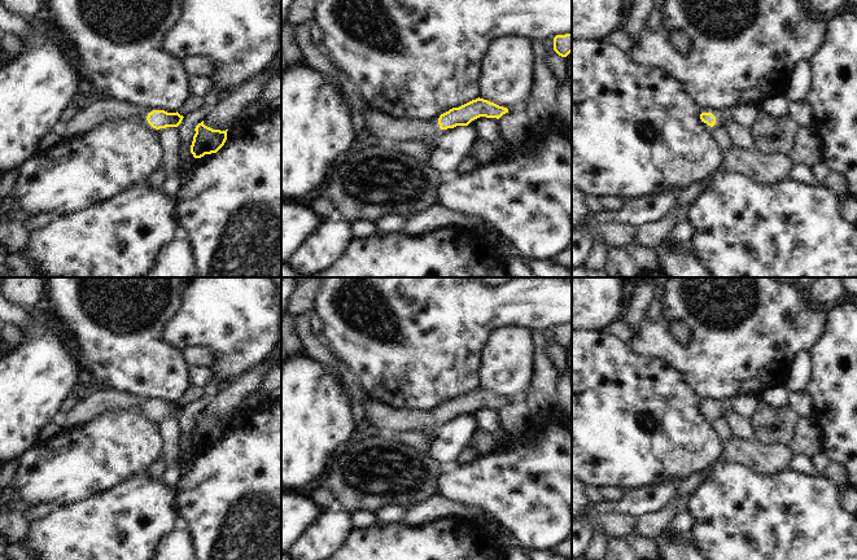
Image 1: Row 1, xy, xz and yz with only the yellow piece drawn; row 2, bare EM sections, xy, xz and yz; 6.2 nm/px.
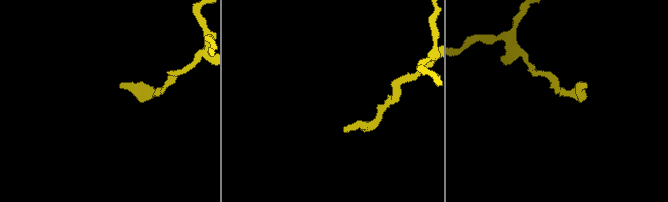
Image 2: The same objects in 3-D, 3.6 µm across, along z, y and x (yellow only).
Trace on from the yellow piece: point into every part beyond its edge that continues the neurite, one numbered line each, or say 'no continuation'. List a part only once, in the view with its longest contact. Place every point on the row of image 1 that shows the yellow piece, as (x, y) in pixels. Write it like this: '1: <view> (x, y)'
1: xz (379, 125)

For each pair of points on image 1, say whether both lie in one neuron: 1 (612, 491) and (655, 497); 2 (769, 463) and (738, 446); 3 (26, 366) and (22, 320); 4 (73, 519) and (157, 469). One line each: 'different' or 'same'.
1: different
2: same
3: different
4: different

